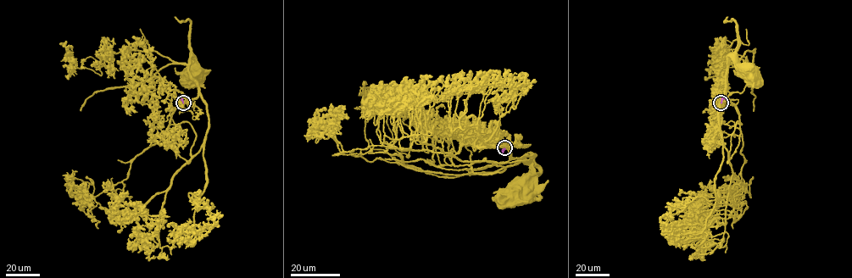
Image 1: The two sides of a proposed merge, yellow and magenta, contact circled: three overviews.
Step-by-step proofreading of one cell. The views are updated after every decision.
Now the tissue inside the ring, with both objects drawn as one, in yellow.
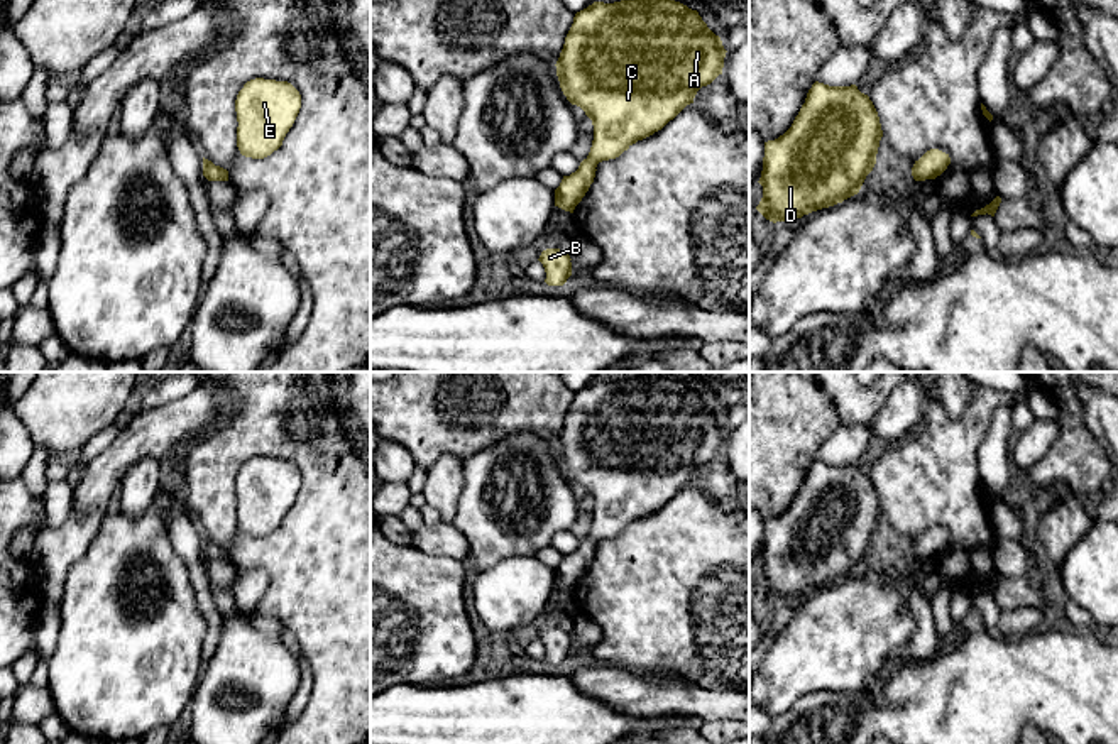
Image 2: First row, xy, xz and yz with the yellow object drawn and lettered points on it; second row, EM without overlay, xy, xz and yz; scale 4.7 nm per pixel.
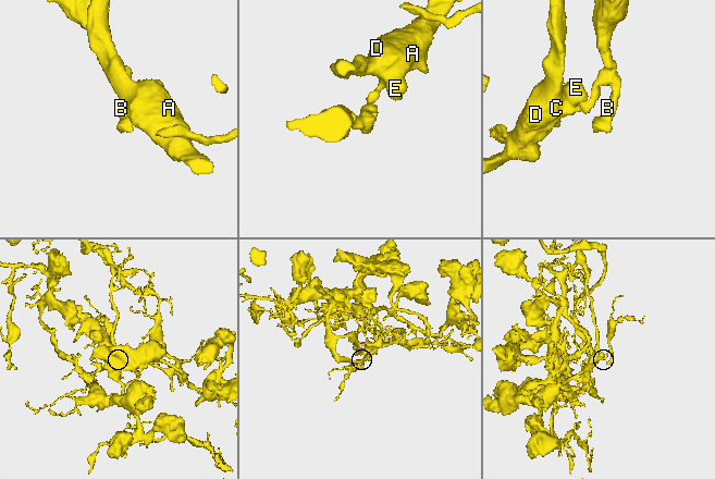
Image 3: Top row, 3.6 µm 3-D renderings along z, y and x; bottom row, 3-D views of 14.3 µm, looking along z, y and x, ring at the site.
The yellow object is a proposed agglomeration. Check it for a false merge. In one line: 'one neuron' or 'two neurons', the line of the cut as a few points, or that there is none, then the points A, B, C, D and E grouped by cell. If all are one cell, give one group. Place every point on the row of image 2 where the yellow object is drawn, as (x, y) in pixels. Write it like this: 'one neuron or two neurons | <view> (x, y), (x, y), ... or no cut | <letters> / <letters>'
one neuron | no cut | A B C D E

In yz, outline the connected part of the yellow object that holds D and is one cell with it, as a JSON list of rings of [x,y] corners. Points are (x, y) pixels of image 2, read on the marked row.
[[[815,81],[792,127],[778,139],[765,142],[758,181],[763,198],[756,210],[773,223],[793,222],[858,194],[876,164],[881,137],[878,112],[856,85],[829,86]]]

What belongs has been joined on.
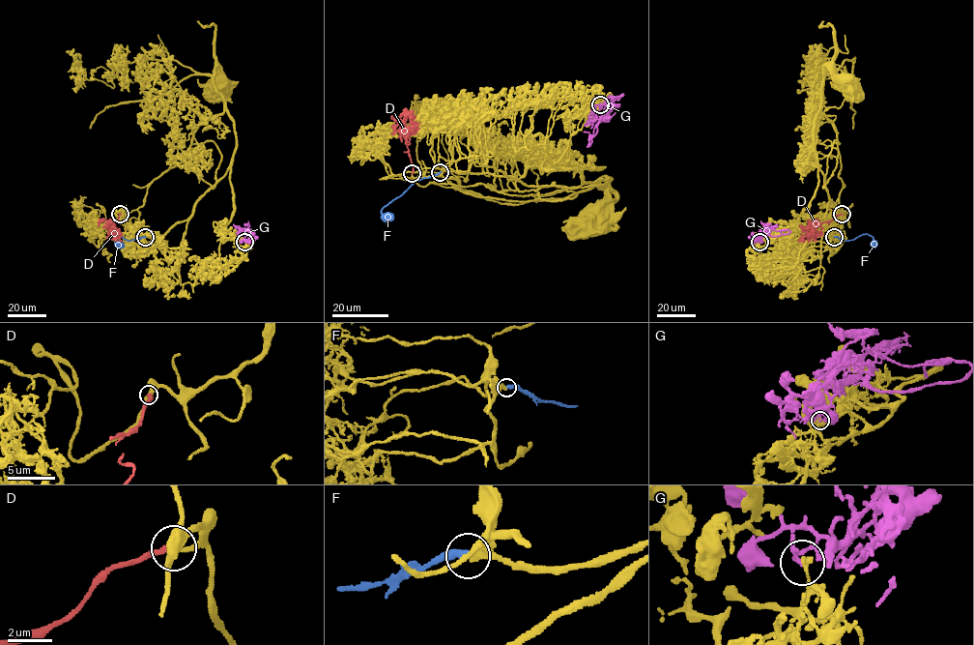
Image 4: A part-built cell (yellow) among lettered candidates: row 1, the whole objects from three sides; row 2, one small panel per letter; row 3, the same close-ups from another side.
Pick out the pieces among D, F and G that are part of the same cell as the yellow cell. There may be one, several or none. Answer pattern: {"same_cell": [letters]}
{"same_cell": ["D", "G"]}

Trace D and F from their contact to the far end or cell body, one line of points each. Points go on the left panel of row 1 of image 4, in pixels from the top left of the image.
D: (120, 214), (118, 219), (111, 223), (120, 234), (110, 239)
F: (145, 237), (129, 240), (112, 234), (124, 248)

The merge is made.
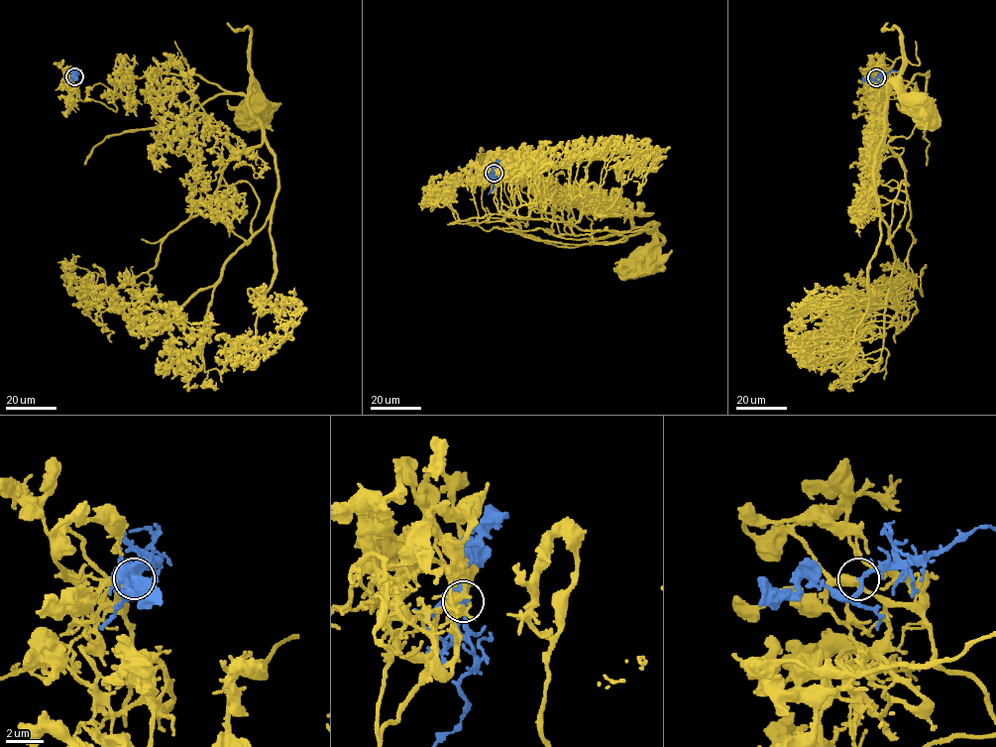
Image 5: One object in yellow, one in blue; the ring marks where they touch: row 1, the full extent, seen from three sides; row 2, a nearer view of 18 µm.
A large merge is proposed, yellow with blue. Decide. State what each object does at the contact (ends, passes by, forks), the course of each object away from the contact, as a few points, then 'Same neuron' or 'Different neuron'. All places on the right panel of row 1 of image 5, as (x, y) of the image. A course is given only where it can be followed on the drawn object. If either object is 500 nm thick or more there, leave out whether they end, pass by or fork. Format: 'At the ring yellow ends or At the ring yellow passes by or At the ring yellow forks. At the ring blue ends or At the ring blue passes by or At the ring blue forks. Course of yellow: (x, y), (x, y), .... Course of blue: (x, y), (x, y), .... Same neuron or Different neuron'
At the ring yellow passes by. At the ring blue passes by. Course of yellow: (876, 77), (895, 97), (919, 100), (921, 112), (929, 71), (888, 95), (888, 86), (919, 109). Course of blue: (876, 77), (898, 70). Same neuron

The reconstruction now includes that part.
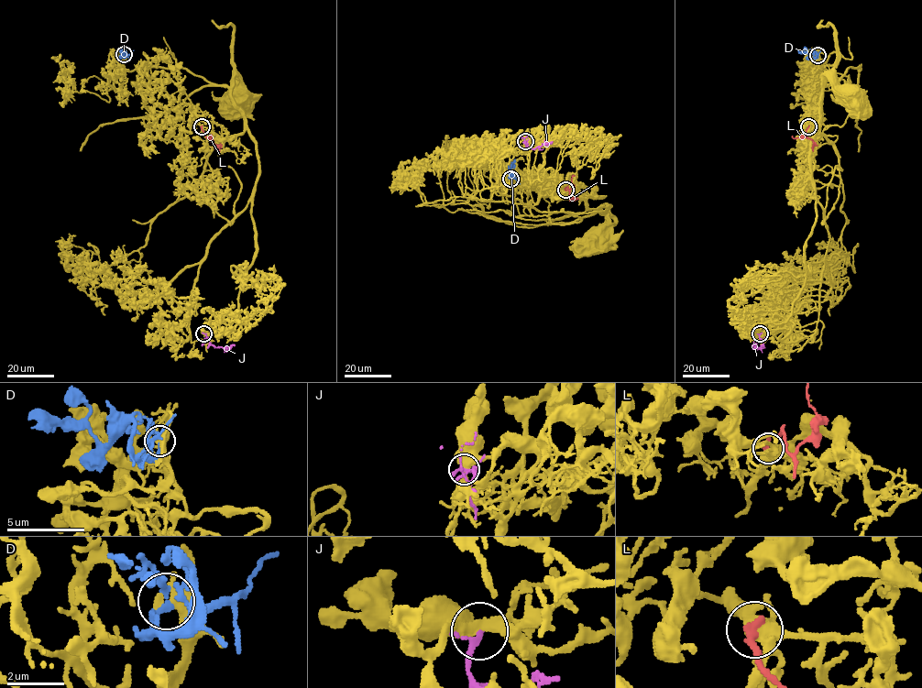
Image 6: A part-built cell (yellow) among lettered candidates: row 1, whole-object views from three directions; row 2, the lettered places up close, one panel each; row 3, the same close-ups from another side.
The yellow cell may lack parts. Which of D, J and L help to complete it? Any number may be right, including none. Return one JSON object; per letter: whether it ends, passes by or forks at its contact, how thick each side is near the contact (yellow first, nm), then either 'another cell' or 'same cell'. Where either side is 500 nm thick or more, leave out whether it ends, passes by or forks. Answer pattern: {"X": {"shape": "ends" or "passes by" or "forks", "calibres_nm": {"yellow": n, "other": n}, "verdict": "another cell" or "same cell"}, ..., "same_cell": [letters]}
{"D": {"shape": "passes by", "calibres_nm": {"yellow": 240, "other": 200}, "verdict": "same cell"}, "J": {"shape": "passes by", "calibres_nm": {"yellow": 440, "other": 200}, "verdict": "another cell"}, "L": {"shape": "ends", "calibres_nm": {"yellow": 440, "other": 320}, "verdict": "another cell"}, "same_cell": ["D"]}

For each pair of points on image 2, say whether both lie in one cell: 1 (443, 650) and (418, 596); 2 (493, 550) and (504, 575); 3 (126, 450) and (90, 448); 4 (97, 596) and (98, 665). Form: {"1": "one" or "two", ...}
{"1": "one", "2": "two", "3": "two", "4": "one"}

